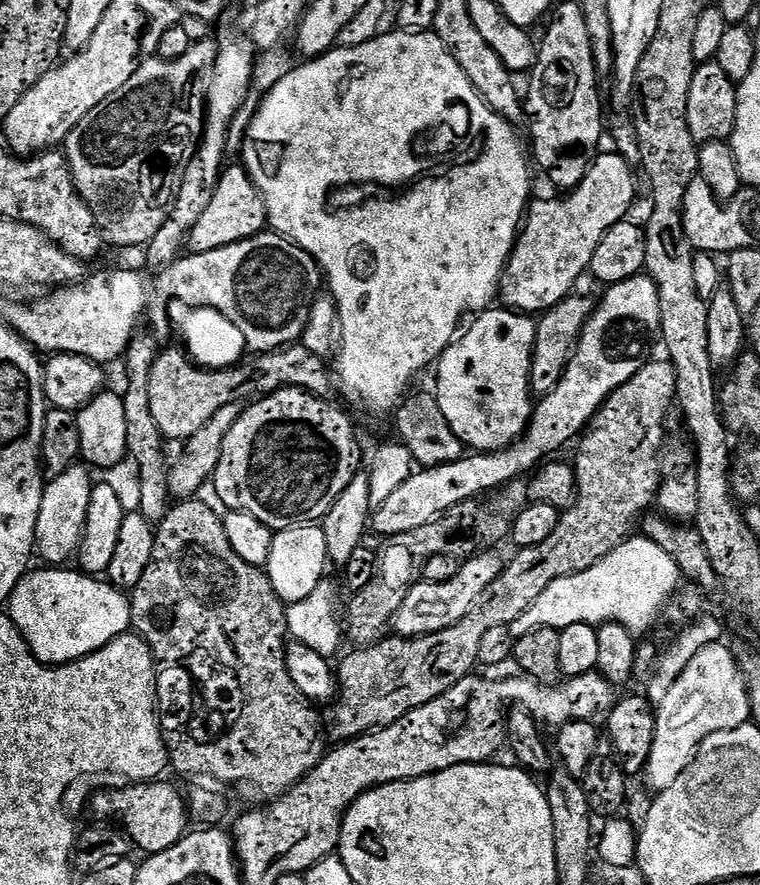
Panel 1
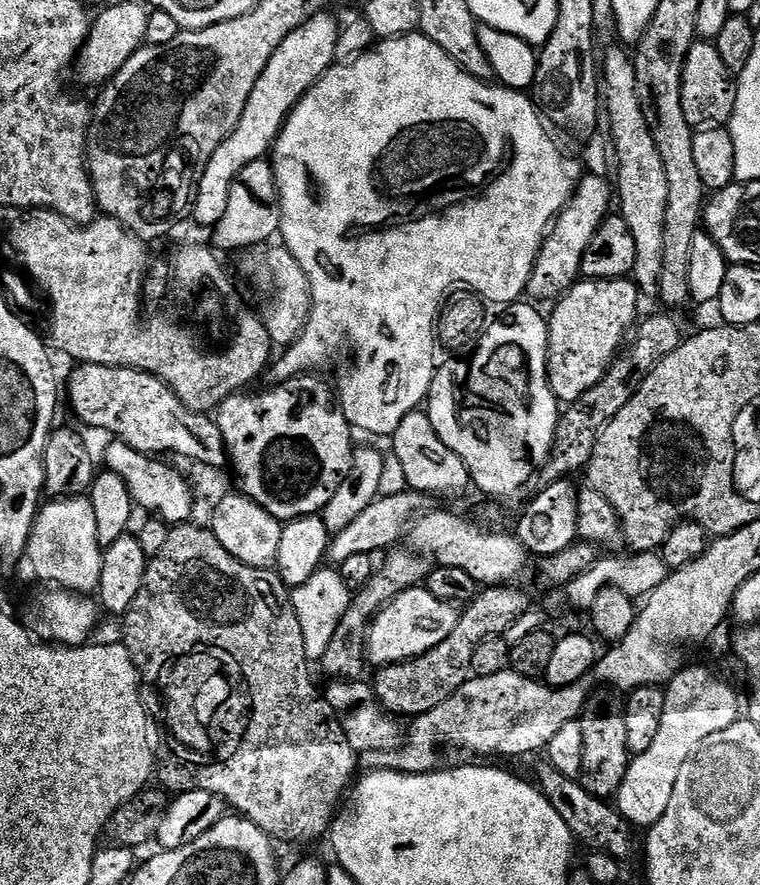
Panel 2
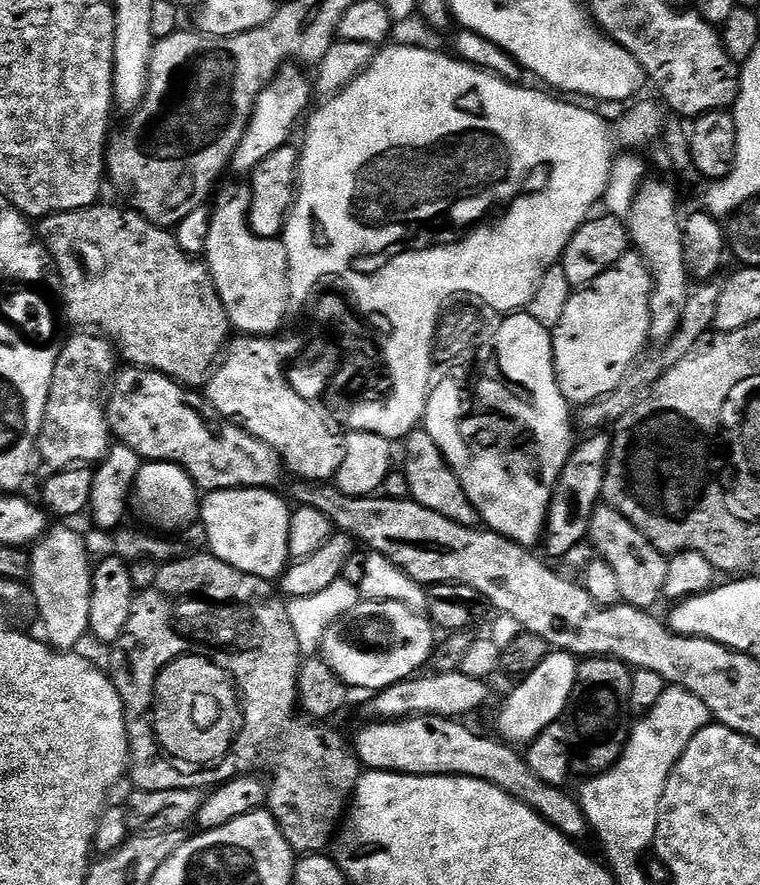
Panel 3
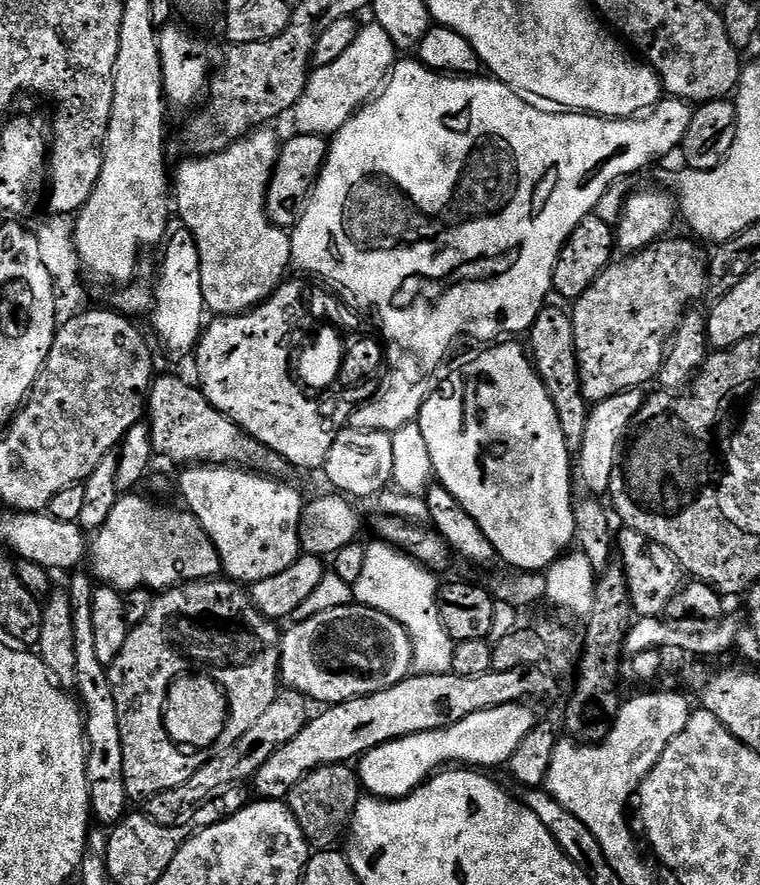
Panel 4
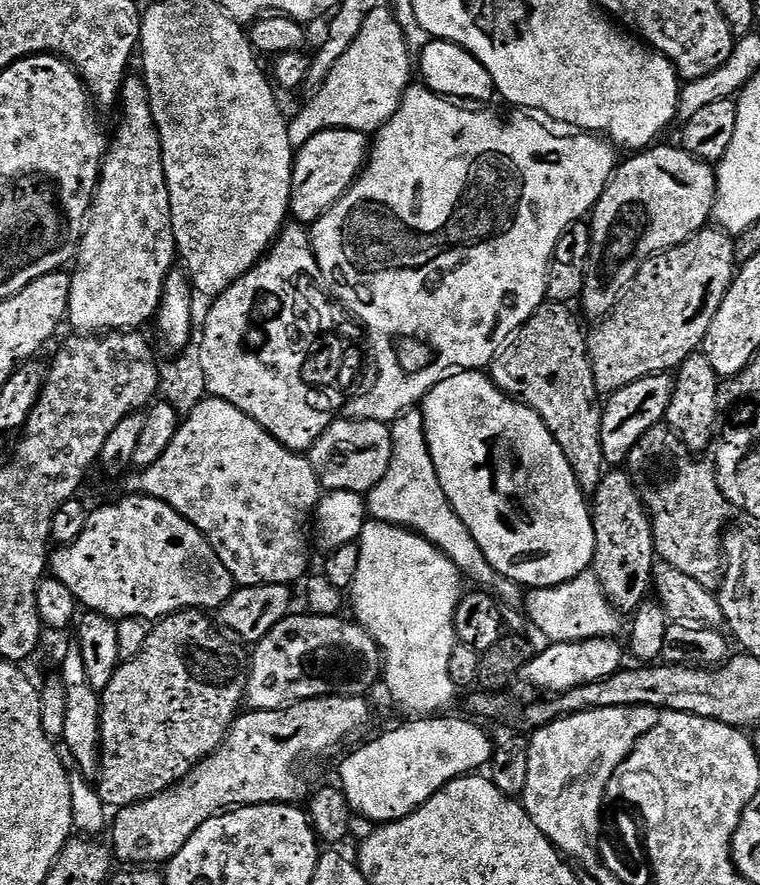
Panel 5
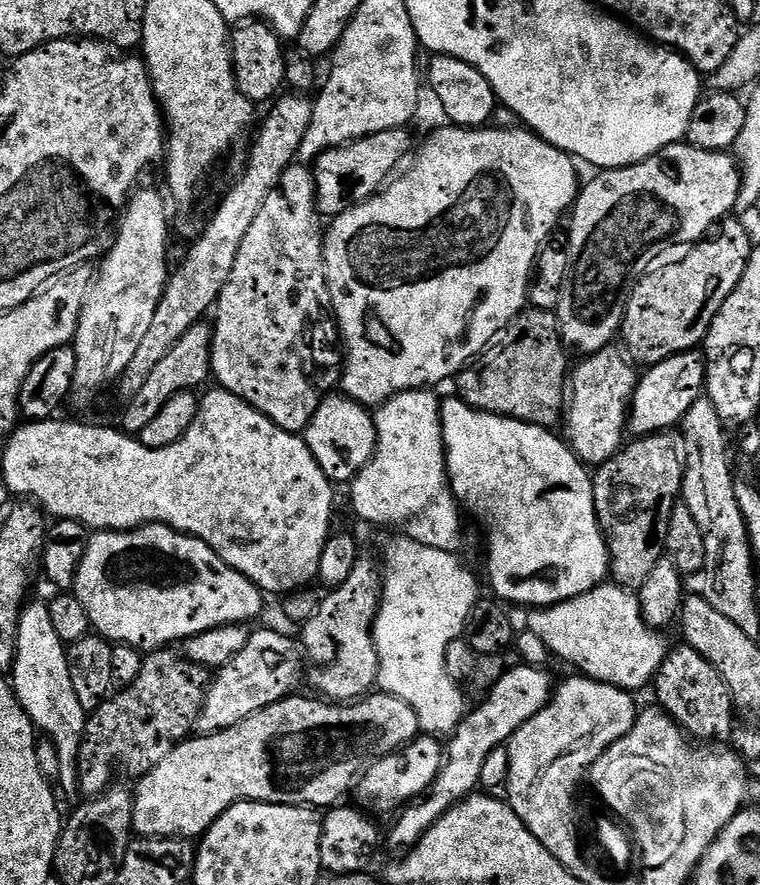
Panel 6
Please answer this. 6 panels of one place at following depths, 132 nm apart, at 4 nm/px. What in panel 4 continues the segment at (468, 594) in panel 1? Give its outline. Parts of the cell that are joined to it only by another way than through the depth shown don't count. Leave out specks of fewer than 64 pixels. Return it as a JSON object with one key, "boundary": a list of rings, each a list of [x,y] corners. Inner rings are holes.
{"boundary":[[[351,602],[338,605],[316,613],[305,621],[293,623],[291,627],[280,638],[280,679],[291,691],[301,692],[309,701],[317,700],[320,706],[341,704],[386,690],[405,680],[413,671],[412,643],[403,626],[394,622],[390,614],[382,614],[364,604]]]}

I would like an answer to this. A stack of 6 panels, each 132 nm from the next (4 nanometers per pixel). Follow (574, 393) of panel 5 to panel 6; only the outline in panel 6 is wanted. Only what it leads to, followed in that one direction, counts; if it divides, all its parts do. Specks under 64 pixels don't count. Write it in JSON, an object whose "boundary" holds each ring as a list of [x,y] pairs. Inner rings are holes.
{"boundary":[[[529,307],[520,313],[506,331],[491,346],[483,349],[463,372],[455,377],[454,385],[459,399],[465,400],[480,412],[493,412],[499,416],[515,416],[528,424],[539,424],[542,428],[555,429],[566,412],[566,389],[570,384],[569,349],[560,336],[560,321],[555,311]]]}

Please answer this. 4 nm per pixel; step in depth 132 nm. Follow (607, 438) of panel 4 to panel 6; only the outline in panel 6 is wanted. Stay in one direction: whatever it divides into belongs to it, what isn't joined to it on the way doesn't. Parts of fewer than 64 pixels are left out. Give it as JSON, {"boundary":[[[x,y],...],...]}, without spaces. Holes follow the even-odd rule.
{"boundary":[[[703,351],[680,352],[676,356],[666,358],[662,362],[651,365],[648,372],[639,377],[636,394],[630,409],[627,431],[633,437],[651,436],[663,433],[683,421],[686,410],[694,406],[694,402],[702,399],[708,383],[708,362]]]}

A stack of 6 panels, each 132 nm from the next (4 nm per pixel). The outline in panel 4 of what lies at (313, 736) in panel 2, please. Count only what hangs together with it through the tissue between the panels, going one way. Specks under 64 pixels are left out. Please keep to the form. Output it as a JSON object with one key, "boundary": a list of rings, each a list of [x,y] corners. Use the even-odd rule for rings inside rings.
{"boundary":[[[228,578],[178,584],[175,588],[161,591],[153,599],[146,618],[130,628],[118,658],[107,665],[110,690],[114,690],[114,708],[118,710],[118,731],[122,737],[122,778],[129,801],[147,802],[154,794],[162,794],[162,790],[174,790],[174,786],[182,786],[182,782],[189,780],[210,759],[209,753],[204,750],[197,751],[195,755],[189,754],[172,741],[164,729],[164,705],[173,681],[191,672],[203,673],[223,689],[227,700],[227,720],[215,743],[221,753],[228,752],[230,746],[234,746],[234,742],[238,742],[238,738],[242,738],[242,734],[246,734],[246,730],[250,730],[250,726],[254,726],[254,722],[266,714],[267,708],[276,700],[276,684],[281,681],[282,632],[276,628],[279,627],[253,606],[251,595],[239,583]],[[330,764],[327,768],[316,768],[306,774],[290,790],[287,798],[288,809],[298,818],[298,826],[308,839],[309,845],[316,850],[328,850],[336,839],[345,835],[352,823],[356,803],[362,799],[360,777],[351,767],[342,764]]]}

